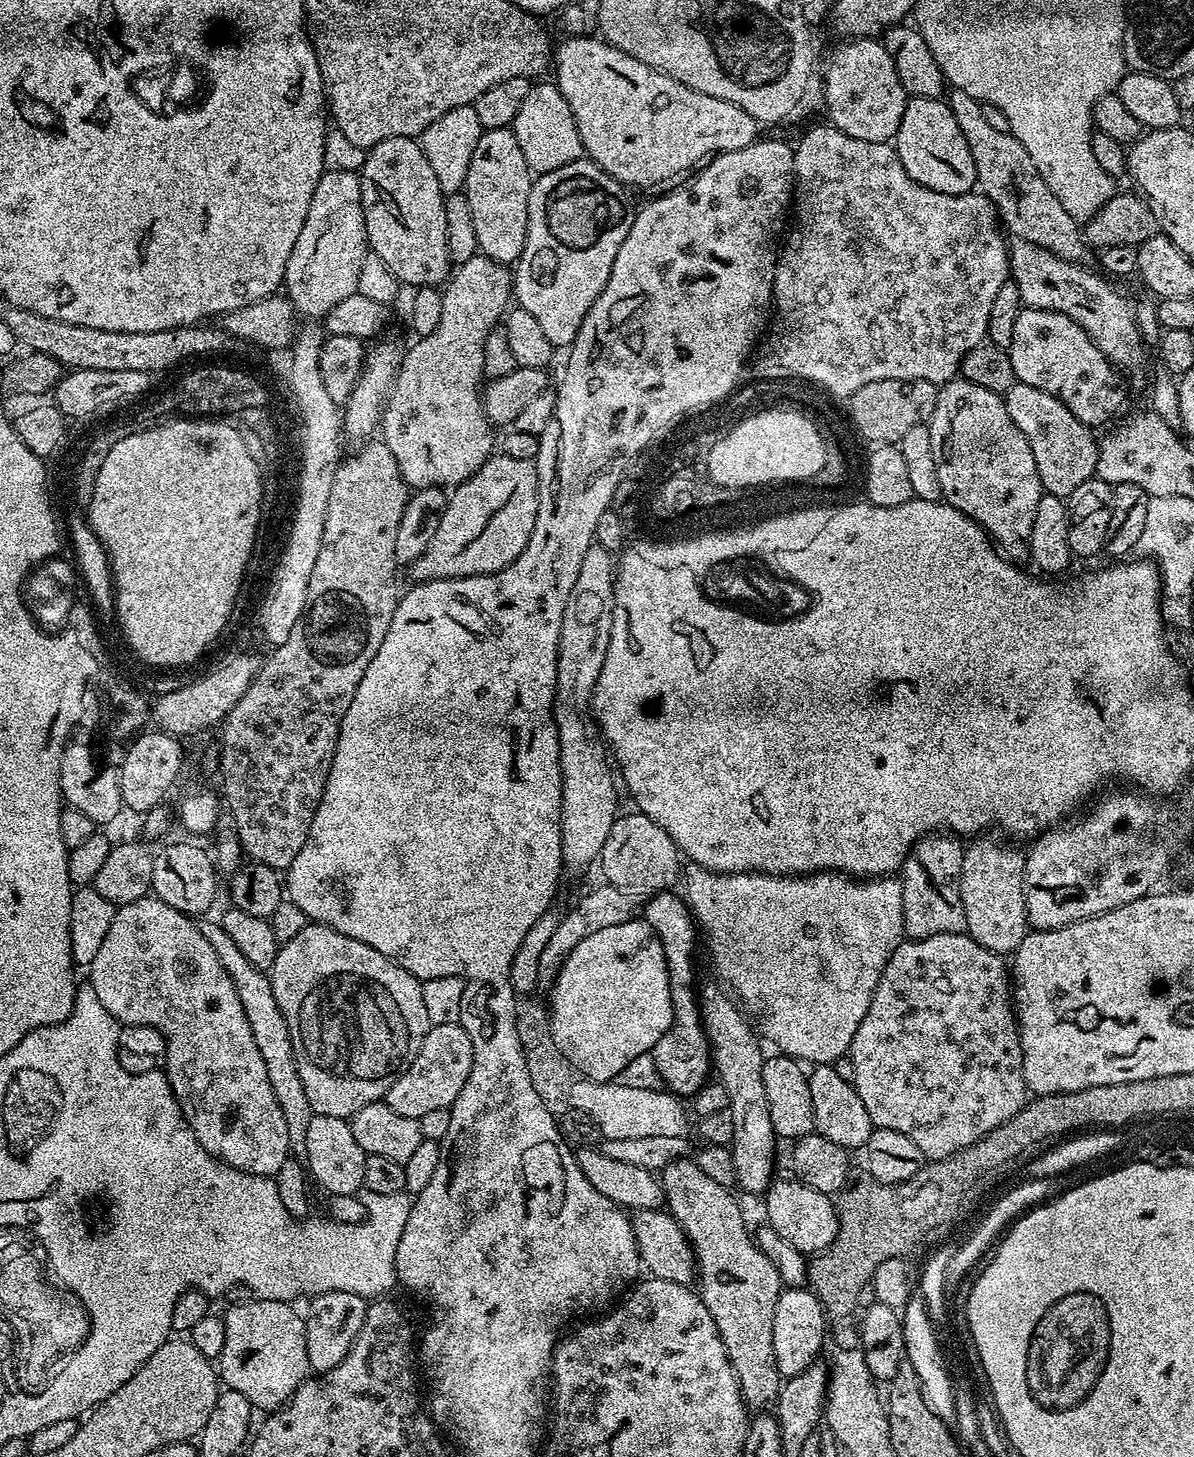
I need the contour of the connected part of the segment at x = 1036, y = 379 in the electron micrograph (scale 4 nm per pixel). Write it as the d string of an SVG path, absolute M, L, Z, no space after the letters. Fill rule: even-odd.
M1024 308L1014 322L1012 345L1006 349L1017 381L1043 392L1058 394L1061 402L1083 424L1104 424L1124 404L1121 373L1094 346L1092 339L1068 316L1057 312Z

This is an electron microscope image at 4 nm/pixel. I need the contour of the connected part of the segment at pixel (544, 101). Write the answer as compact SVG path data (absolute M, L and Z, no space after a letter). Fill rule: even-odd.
M533 83L530 94L526 94L526 102L522 102L522 110L518 110L510 127L518 138L518 146L522 146L522 154L529 169L533 173L543 174L581 159L585 151L582 138L578 134L578 126L574 122L574 114L564 95L555 83L539 83Z

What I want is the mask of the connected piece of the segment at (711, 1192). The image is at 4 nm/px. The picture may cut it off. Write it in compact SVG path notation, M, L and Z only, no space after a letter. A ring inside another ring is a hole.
M687 1158L681 1160L675 1160L672 1164L668 1164L662 1169L662 1200L665 1200L667 1211L673 1218L684 1228L684 1232L688 1235L688 1240L692 1243L692 1251L696 1257L696 1266L698 1269L698 1284L700 1280L700 1288L698 1287L698 1295L700 1301L706 1306L706 1310L710 1310L710 1314L714 1318L714 1326L718 1330L718 1334L722 1338L722 1342L726 1346L726 1354L728 1355L728 1361L732 1364L732 1369L736 1372L736 1377L740 1383L740 1393L744 1399L745 1405L752 1410L764 1410L764 1408L775 1401L782 1383L782 1377L778 1366L776 1365L776 1359L774 1358L774 1306L778 1306L778 1298L782 1291L782 1283L779 1278L778 1270L770 1262L770 1258L766 1254L760 1252L760 1249L754 1243L753 1237L750 1235L750 1228L744 1225L744 1216L740 1213L740 1204L711 1176L708 1172L703 1172L698 1165L695 1164L695 1159Z

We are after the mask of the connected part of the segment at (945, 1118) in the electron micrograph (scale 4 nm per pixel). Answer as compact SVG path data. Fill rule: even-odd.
M964 932L958 934L934 934L927 936L921 940L905 939L904 943L900 944L894 950L894 954L890 958L890 962L886 962L886 966L882 970L882 978L878 982L878 986L872 995L870 1006L866 1010L866 1018L862 1018L862 1022L858 1026L858 1030L852 1039L852 1046L850 1049L850 1057L852 1056L852 1073L850 1079L856 1086L856 1093L858 1098L862 1098L862 1106L866 1106L866 1114L870 1114L873 1125L876 1128L885 1128L886 1130L898 1130L902 1134L906 1134L906 1138L910 1138L910 1142L914 1142L914 1146L918 1146L918 1150L922 1150L922 1154L929 1161L941 1160L947 1156L952 1156L955 1152L961 1152L963 1148L970 1147L974 1142L978 1142L986 1134L990 1134L990 1130L994 1130L998 1126L1002 1126L1010 1118L1014 1118L1014 1114L1018 1114L1018 1110L1022 1110L1026 1103L1026 1085L1024 1083L1024 1067L1022 1066L1022 1046L1020 1045L1020 1030L1016 1013L1014 1011L1014 996L1010 991L1010 972L997 953L986 950L982 947L973 936L969 936Z

